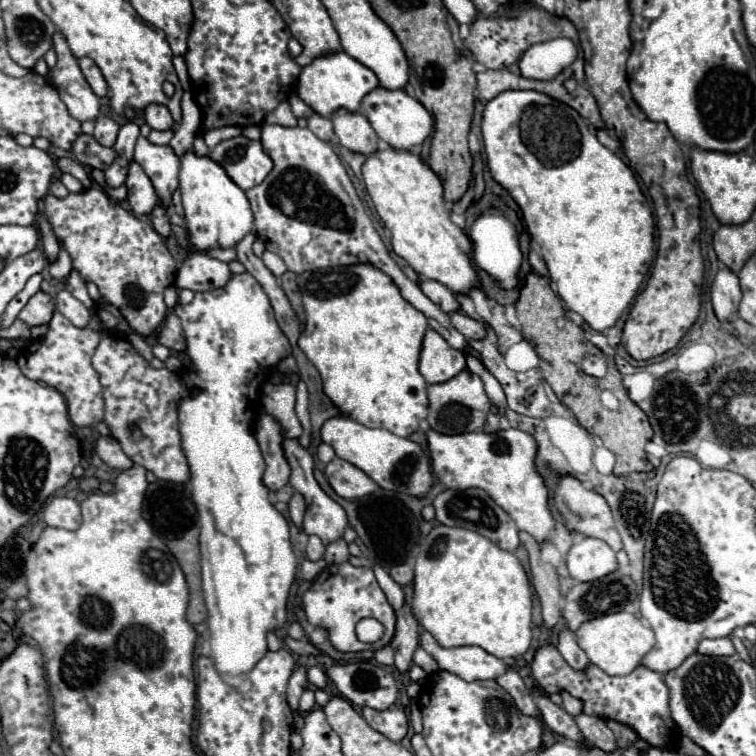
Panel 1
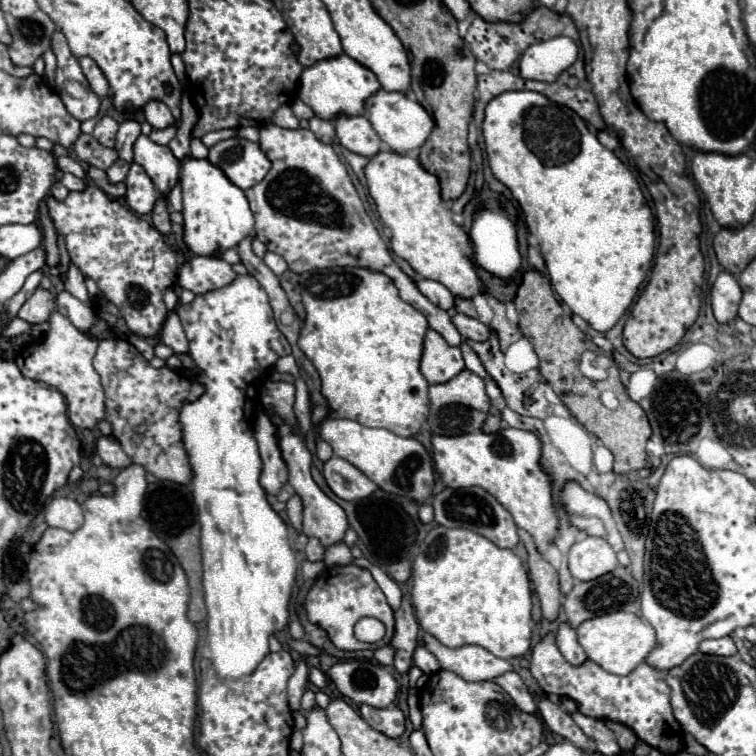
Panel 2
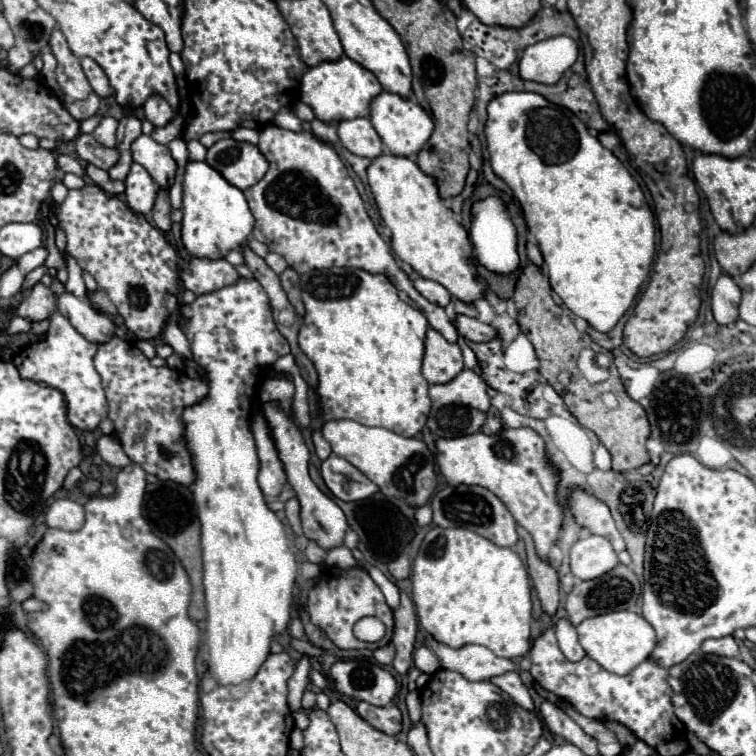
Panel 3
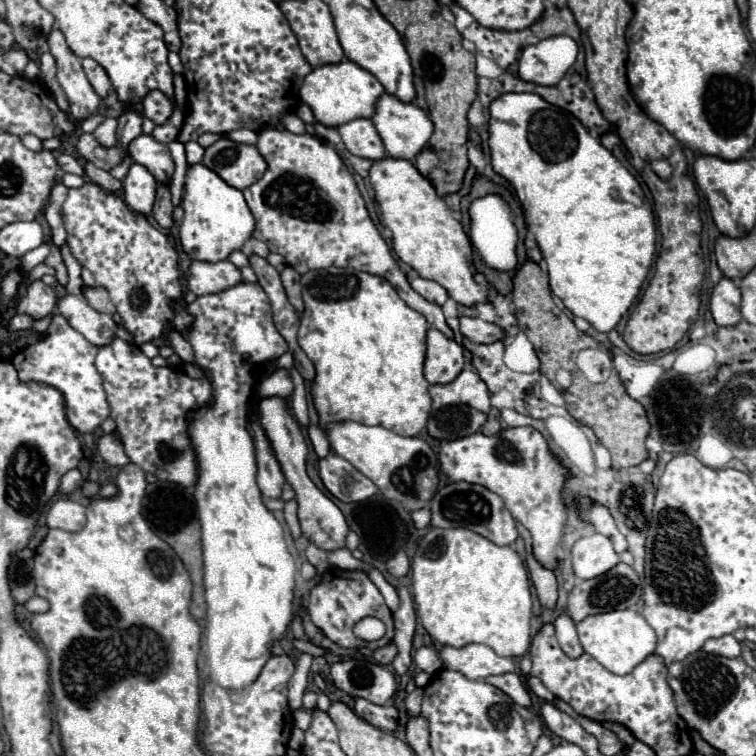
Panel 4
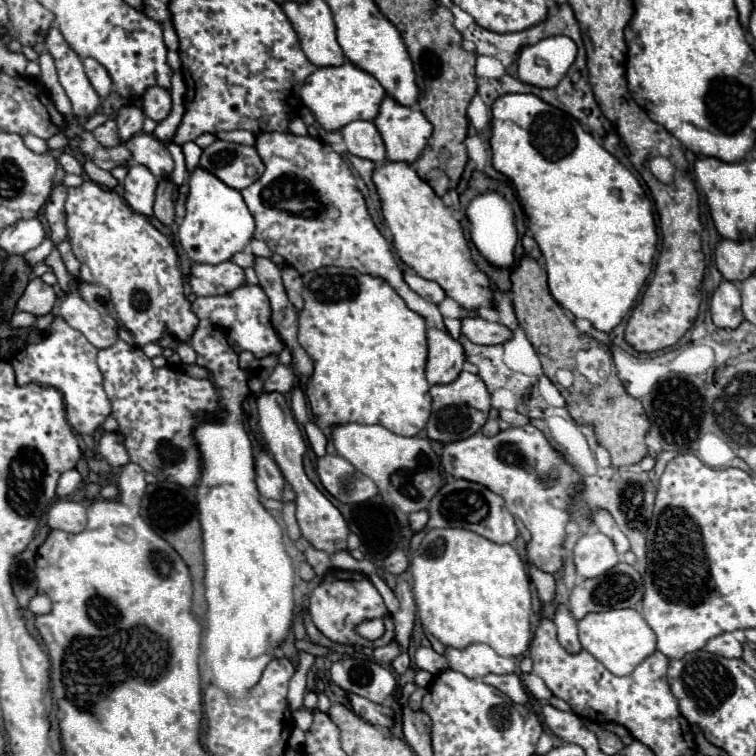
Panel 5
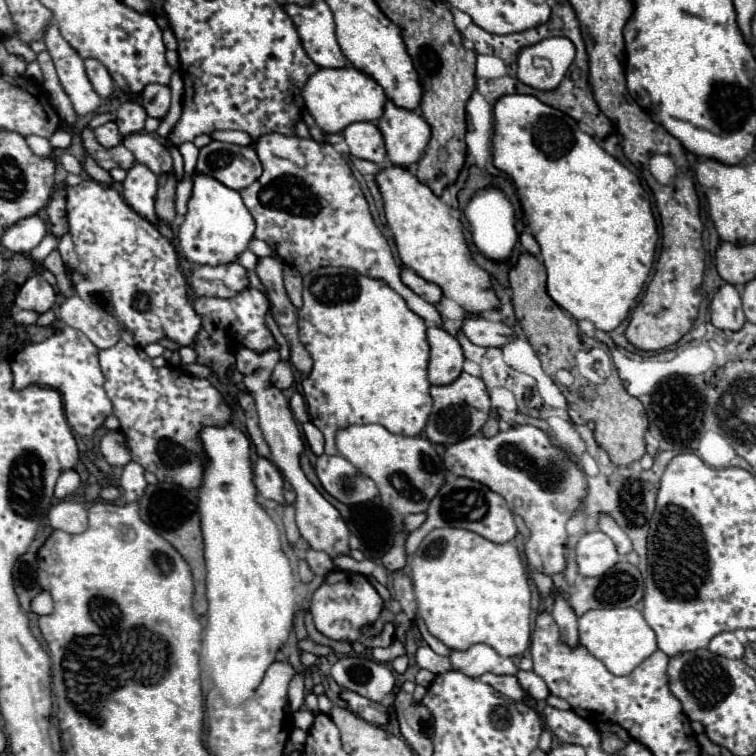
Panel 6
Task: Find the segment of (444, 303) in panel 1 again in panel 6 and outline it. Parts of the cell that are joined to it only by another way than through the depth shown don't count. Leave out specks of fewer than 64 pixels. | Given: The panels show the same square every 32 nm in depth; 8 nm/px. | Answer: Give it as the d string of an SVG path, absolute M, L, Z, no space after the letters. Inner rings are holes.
M402 268L402 270L400 270L400 278L402 278L402 282L404 282L412 292L416 292L420 298L428 300L430 304L440 302L440 298L442 298L442 290L440 290L436 284L426 282L424 278L420 278L414 270L410 270L410 268Z

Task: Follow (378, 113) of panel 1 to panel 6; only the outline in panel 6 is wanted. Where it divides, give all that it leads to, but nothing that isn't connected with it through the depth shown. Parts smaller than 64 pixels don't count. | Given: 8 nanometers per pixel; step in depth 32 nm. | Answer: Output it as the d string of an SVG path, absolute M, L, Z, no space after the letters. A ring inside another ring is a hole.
M386 102L378 128L386 142L388 160L394 166L412 168L412 164L424 156L424 148L430 140L430 126L422 116L418 116L418 112L410 112Z

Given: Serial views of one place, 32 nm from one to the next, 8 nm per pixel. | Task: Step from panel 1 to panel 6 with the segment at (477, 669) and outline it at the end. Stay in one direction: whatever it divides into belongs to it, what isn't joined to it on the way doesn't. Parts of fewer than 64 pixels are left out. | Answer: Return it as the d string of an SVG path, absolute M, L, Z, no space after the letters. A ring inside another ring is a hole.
M474 644L462 652L452 650L450 662L454 670L460 670L472 678L478 678L486 672L492 672L492 674L516 674L518 672L518 666L514 664L512 658L500 656L488 644Z

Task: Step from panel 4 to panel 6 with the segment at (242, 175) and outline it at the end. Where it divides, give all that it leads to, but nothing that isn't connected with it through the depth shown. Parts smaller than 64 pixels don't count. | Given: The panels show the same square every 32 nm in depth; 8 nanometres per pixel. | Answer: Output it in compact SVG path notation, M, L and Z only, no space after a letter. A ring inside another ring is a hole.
M210 142L200 148L196 174L206 174L232 190L250 186L262 174L262 164L250 146Z

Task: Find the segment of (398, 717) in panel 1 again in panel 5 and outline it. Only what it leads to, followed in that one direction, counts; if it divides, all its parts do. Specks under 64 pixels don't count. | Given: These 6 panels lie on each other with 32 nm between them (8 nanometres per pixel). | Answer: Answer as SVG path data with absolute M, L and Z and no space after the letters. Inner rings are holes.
M348 694L348 700L352 704L354 714L358 714L360 718L364 718L366 722L380 726L380 728L390 728L392 726L392 708L384 706L384 704L374 704L362 696L356 694Z

